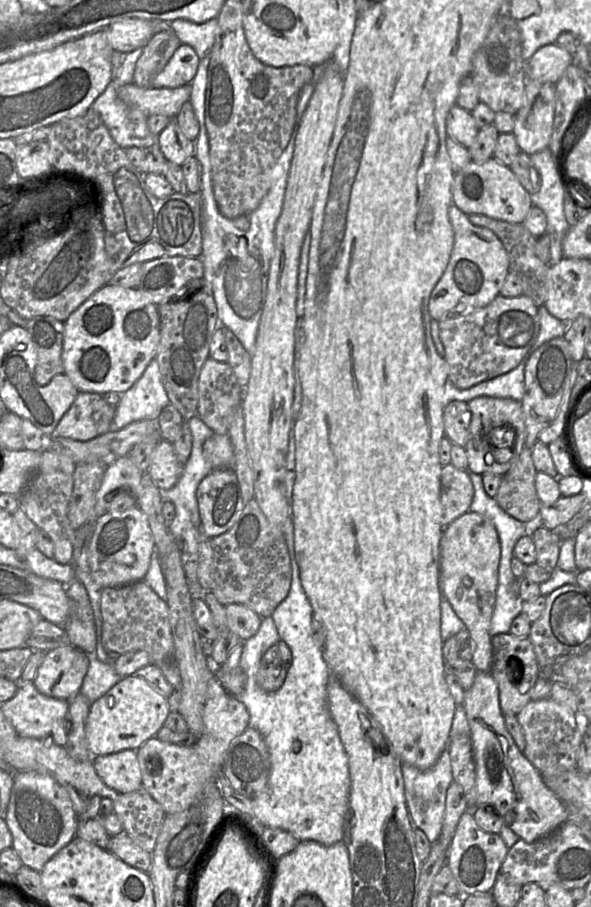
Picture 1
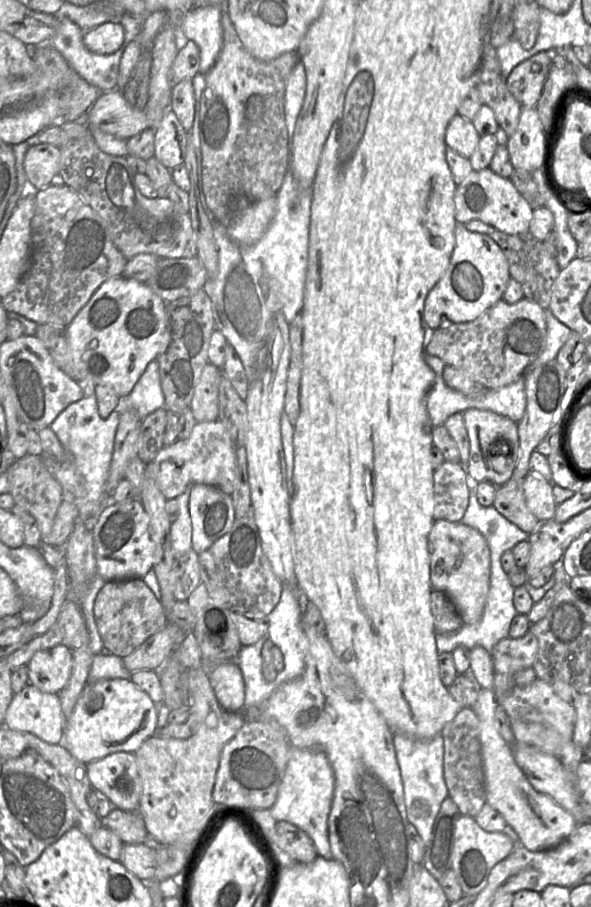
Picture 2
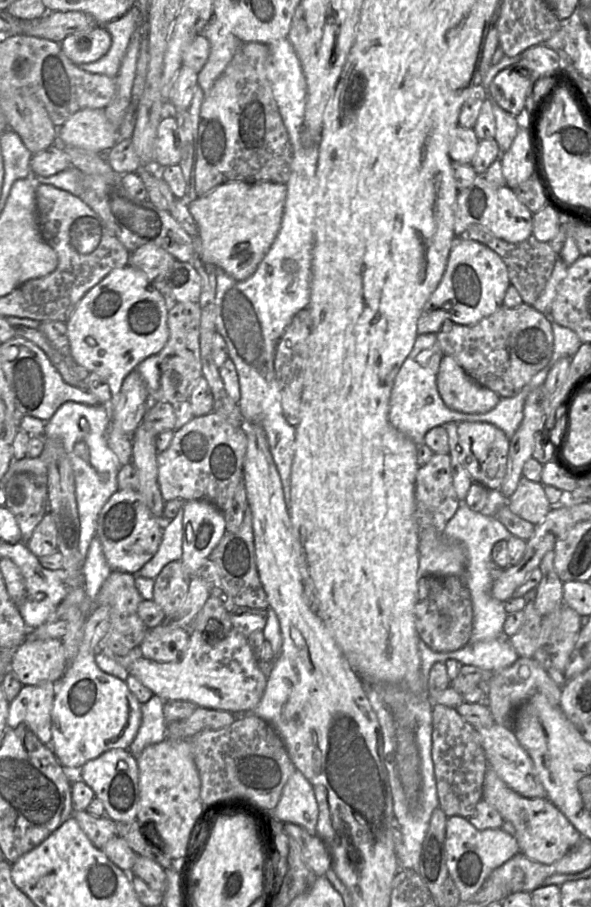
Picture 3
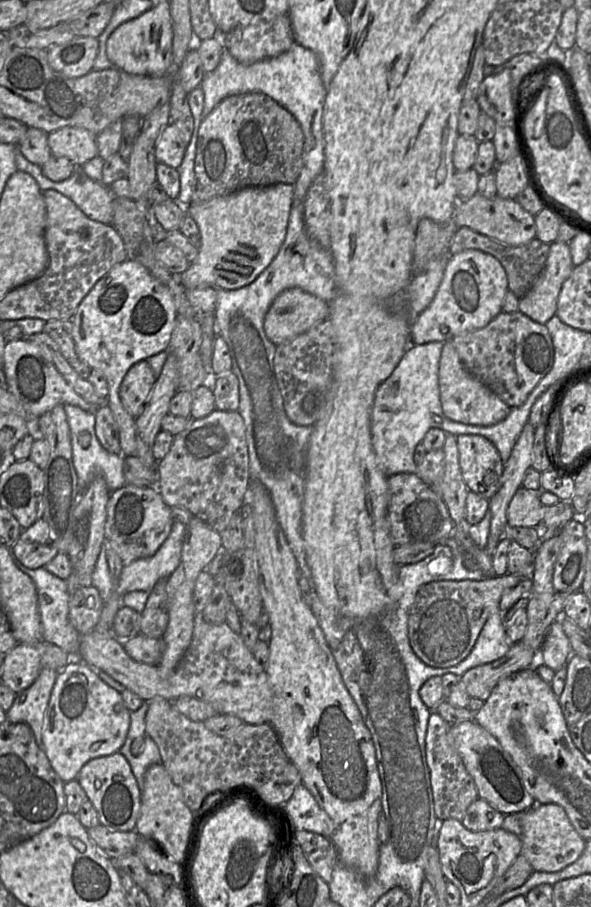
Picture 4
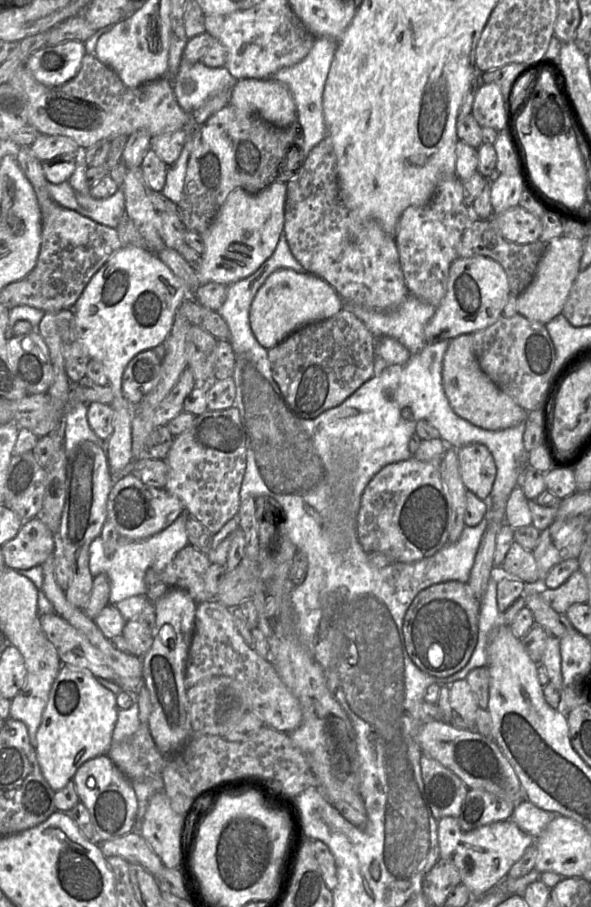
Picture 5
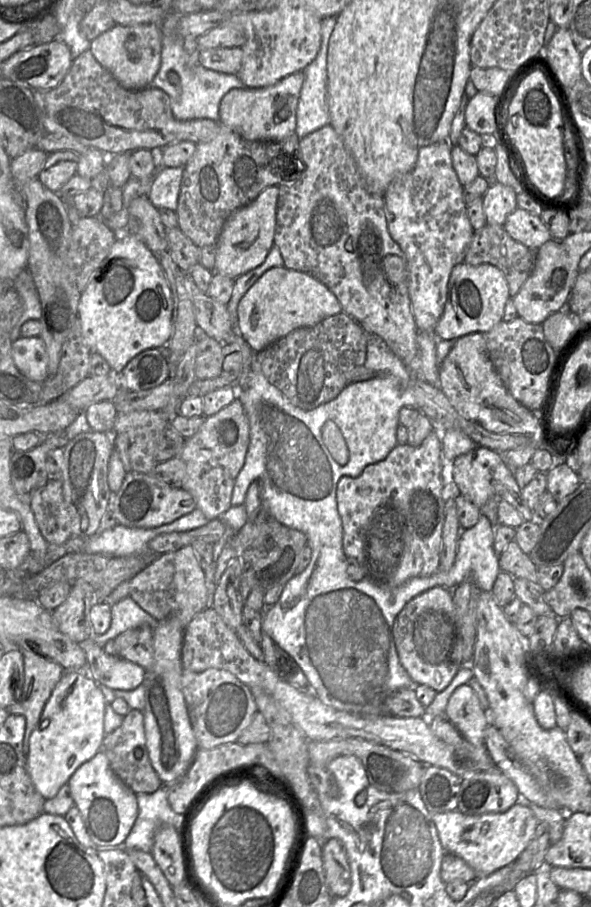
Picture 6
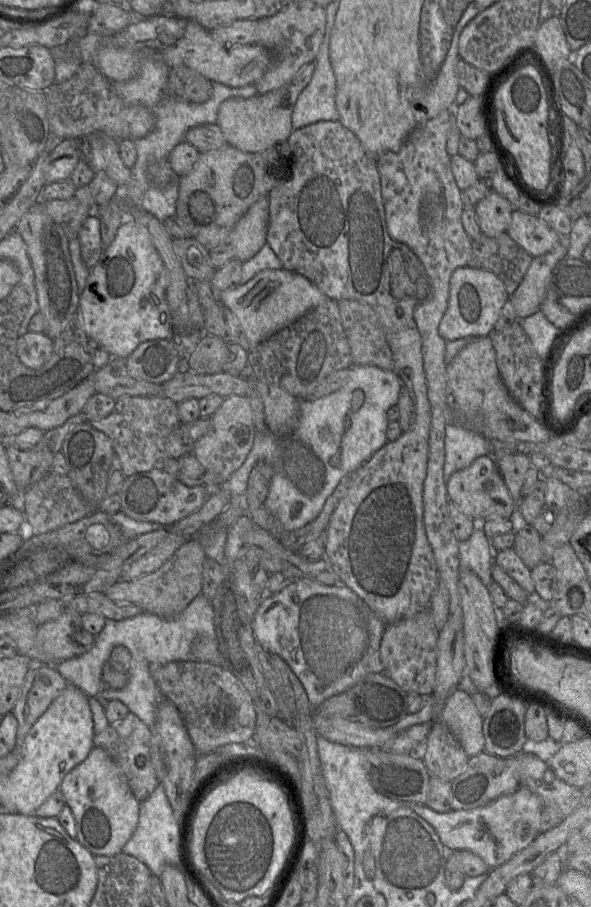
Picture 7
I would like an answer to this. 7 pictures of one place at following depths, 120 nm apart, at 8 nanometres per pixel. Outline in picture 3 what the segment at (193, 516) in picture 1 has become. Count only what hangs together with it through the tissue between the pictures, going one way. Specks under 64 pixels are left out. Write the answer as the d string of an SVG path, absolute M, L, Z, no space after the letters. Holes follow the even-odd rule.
M184 506L180 508L174 519L166 520L156 554L134 574L135 576L155 579L167 564L181 559L183 553L183 514Z

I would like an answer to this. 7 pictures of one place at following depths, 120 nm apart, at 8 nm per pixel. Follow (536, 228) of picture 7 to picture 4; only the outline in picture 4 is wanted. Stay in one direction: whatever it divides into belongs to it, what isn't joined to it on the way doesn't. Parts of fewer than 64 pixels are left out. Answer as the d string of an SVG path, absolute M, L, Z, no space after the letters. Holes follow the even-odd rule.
M476 193L465 202L459 202L454 214L458 228L468 227L475 232L510 246L520 246L536 238L535 217L529 214L515 199L496 196L488 199Z

